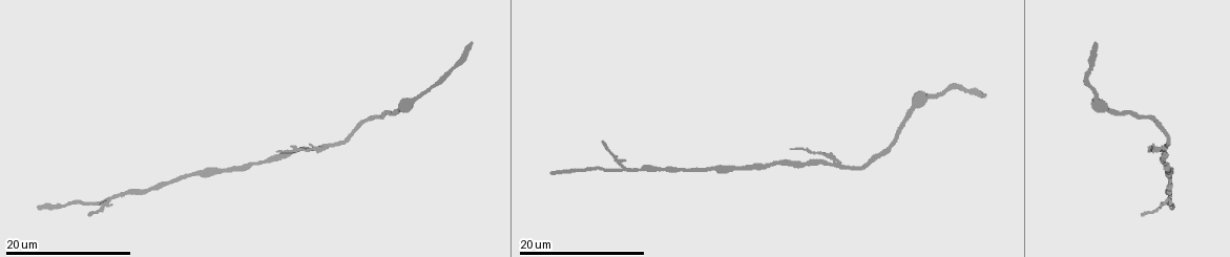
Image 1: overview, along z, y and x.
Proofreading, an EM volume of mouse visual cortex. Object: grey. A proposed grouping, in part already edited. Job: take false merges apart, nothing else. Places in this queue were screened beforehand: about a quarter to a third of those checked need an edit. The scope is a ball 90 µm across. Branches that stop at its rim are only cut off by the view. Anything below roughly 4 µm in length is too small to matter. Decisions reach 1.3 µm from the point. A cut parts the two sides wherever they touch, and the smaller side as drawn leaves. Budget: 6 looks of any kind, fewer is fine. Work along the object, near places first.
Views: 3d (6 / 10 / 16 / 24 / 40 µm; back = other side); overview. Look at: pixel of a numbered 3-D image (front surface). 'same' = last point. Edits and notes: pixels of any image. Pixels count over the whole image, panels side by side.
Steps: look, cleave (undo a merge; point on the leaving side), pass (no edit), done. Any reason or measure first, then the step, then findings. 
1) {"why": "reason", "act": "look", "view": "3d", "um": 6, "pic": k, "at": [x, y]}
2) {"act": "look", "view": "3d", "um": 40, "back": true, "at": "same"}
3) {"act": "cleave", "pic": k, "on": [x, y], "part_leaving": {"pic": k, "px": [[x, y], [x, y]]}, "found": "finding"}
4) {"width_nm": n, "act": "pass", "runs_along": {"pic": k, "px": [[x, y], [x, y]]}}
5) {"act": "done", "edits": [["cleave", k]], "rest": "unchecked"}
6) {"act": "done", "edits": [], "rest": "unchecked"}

{"act": "look", "view": "3d", "um": 16, "pic": 1, "at": [835, 160]}

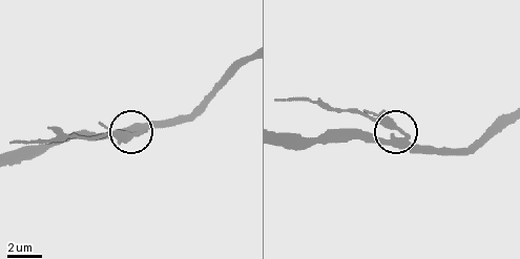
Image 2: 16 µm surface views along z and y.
{"why": "zoom in", "act": "look", "view": "3d", "um": 10, "pic": 2, "at": [133, 135]}

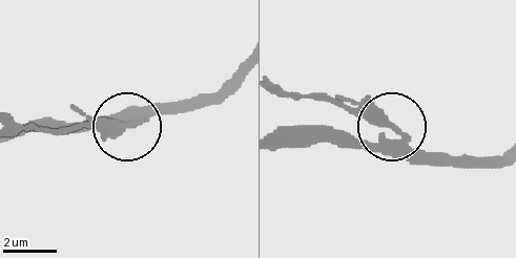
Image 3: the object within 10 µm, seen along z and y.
{"width_nm": 400, "act": "cleave", "pic": 3, "on": [369, 123], "part_leaving": {"pic": 3, "px": [[403, 136], [316, 98], [276, 95]]}, "found": "two neurons meet here"}

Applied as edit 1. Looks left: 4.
{"act": "look", "view": "overview"}

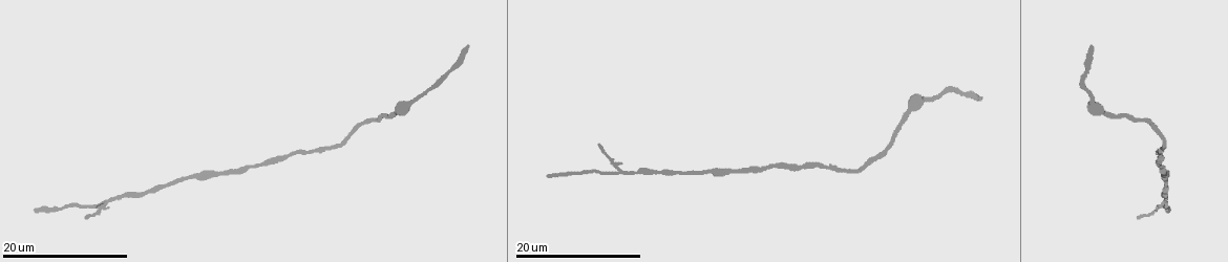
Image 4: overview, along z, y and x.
{"why": "sudden change in width", "act": "look", "view": "3d", "um": 24, "pic": 4, "at": [1095, 105]}

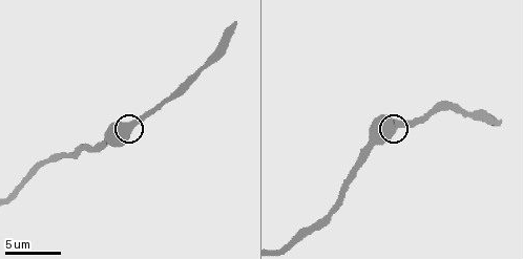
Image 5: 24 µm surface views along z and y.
{"act": "look", "view": "3d", "um": 10, "at": "same"}

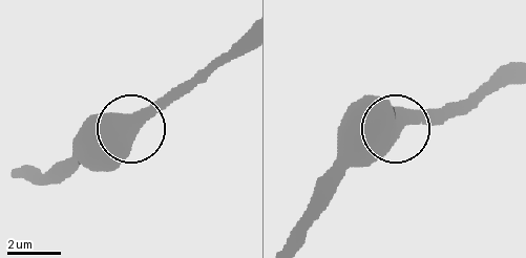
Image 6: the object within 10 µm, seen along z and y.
{"width_nm": 550, "act": "pass", "runs_along": {"pic": 6, "px": [[287, 240], [343, 173], [399, 128], [442, 114]]}, "found": "continuous, no second neuron"}

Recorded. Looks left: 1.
{"act": "done", "edits": [["cleave", 3]], "rest": "unchecked"}

